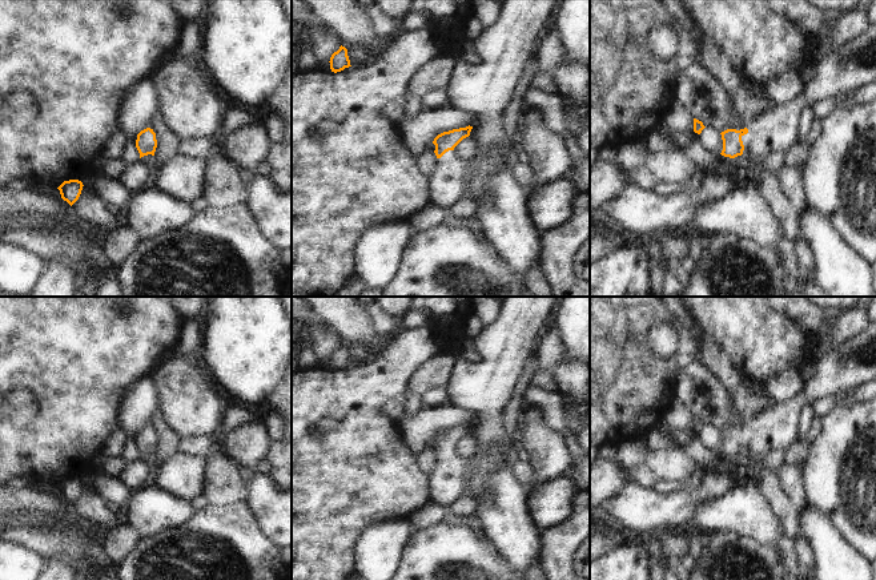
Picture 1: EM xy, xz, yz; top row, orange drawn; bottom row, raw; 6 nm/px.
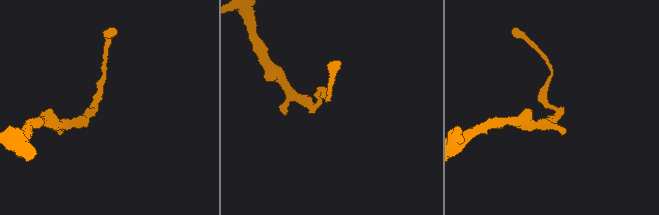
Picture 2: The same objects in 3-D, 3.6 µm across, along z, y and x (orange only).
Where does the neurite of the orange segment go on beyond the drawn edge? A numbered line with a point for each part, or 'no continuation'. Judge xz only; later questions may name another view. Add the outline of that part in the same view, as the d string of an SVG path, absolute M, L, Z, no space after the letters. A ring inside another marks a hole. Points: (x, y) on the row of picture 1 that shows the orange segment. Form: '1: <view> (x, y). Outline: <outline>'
1: xz (446, 184). Outline: M449 150L438 158L438 166L429 178L433 204L442 209L449 209L466 196L463 192L466 165L466 161L455 157L454 150Z

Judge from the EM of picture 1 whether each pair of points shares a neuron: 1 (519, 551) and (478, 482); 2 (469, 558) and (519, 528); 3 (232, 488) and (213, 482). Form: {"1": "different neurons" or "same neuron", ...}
{"1": "different neurons", "2": "different neurons", "3": "same neuron"}

